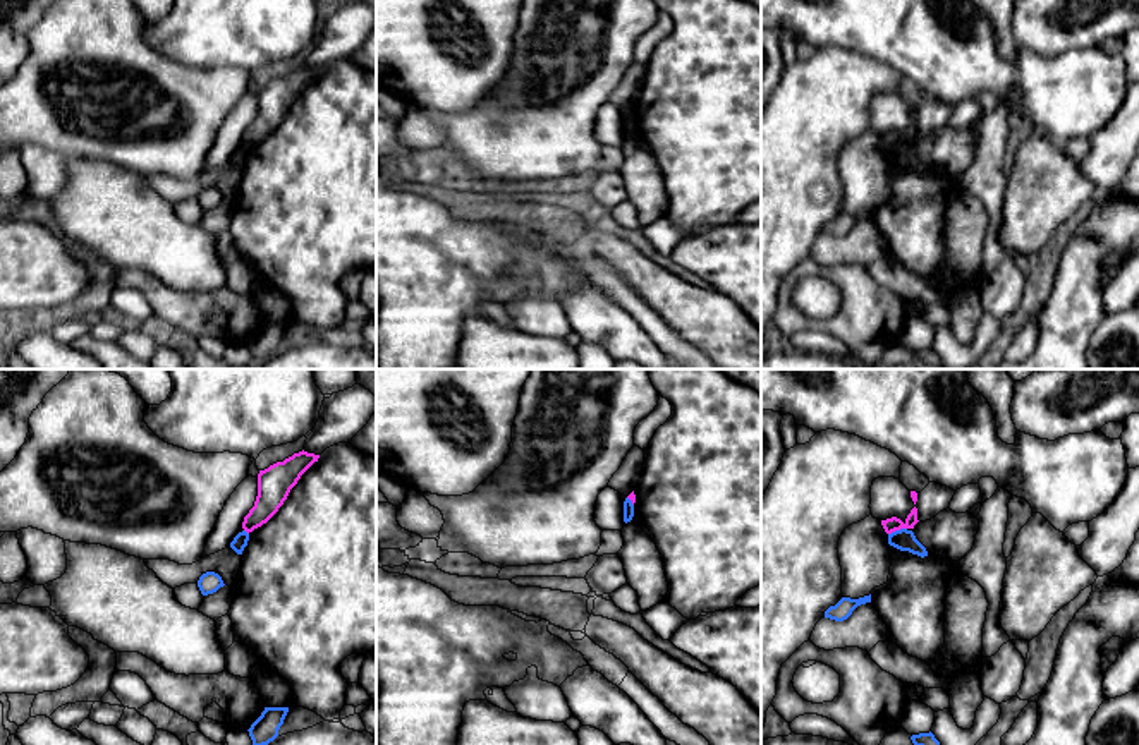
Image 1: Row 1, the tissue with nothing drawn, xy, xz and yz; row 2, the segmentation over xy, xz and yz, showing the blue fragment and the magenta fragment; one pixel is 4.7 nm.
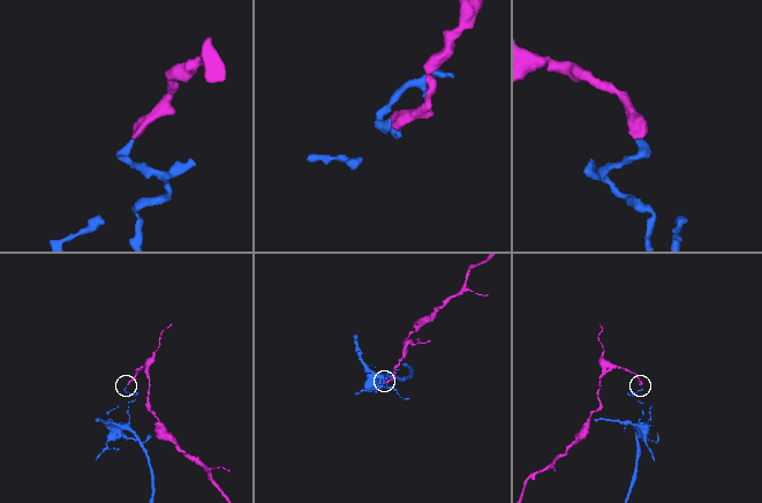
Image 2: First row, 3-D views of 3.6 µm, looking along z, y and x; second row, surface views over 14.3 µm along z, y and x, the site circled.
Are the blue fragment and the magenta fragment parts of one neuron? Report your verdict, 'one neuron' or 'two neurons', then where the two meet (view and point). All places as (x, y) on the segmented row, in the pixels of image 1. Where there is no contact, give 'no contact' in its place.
two neurons; contact yz (897, 531)

